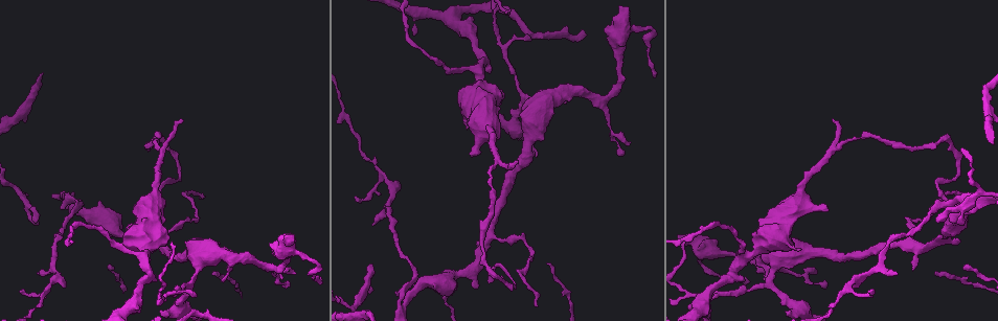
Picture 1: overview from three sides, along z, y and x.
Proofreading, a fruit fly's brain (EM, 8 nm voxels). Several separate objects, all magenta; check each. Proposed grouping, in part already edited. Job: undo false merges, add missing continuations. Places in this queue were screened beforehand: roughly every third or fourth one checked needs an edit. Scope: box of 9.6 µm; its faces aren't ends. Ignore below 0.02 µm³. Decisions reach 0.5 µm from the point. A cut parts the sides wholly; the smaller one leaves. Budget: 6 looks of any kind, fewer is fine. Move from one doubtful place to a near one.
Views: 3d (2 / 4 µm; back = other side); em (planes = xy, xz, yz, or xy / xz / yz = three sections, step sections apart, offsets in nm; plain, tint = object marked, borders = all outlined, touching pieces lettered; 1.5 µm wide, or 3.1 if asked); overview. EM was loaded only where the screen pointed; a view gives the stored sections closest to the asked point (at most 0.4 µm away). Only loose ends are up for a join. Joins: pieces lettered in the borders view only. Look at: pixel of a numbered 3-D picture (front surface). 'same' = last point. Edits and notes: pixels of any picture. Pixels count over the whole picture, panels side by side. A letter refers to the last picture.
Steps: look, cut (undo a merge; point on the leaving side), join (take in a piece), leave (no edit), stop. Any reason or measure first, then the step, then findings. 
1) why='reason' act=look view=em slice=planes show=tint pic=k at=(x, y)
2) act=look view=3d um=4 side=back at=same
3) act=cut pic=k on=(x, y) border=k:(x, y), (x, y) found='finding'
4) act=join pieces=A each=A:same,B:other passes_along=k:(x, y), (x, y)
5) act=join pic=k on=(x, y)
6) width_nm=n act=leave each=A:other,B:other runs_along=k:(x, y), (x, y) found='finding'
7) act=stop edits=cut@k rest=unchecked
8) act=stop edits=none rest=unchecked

why='abrupt turn' act=look view=em slice=planes show=borders pic=1 at=(187, 220)

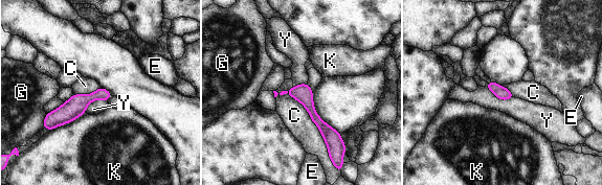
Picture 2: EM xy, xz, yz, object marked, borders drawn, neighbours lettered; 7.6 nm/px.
width_nm=100 act=leave each=C:other,E:other,G:other,K:other,Y:other border=2:(275, 91), (305, 108), (331, 160) found='continuous, no second neuron'

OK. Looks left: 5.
why='free end' act=look view=em slice=planes show=borders pic=1 at=(477, 289)

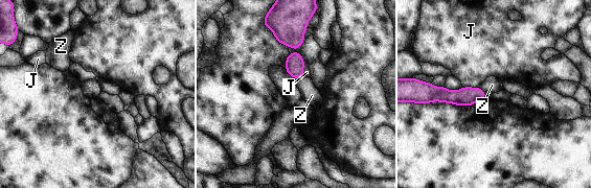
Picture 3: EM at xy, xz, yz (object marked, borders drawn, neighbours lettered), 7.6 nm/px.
act=leave each=J:other,Z:other border=3:(303, 75), (294, 78) found='none of them fits'

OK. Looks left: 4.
why='free end' act=look view=em slice=yz step=8 show=borders pic=1 at=(37, 273)

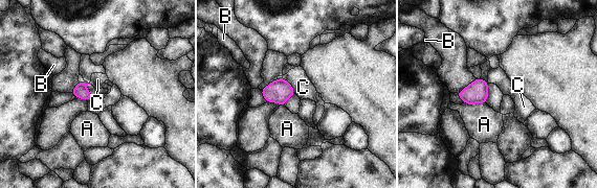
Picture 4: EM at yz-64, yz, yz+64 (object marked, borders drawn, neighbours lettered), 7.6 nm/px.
act=leave each=A:other,B:other,C:other border=4:(282, 77), (295, 93) found='no lettered piece goes on from it'

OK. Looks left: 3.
act=stop edits=none rest=unchecked

